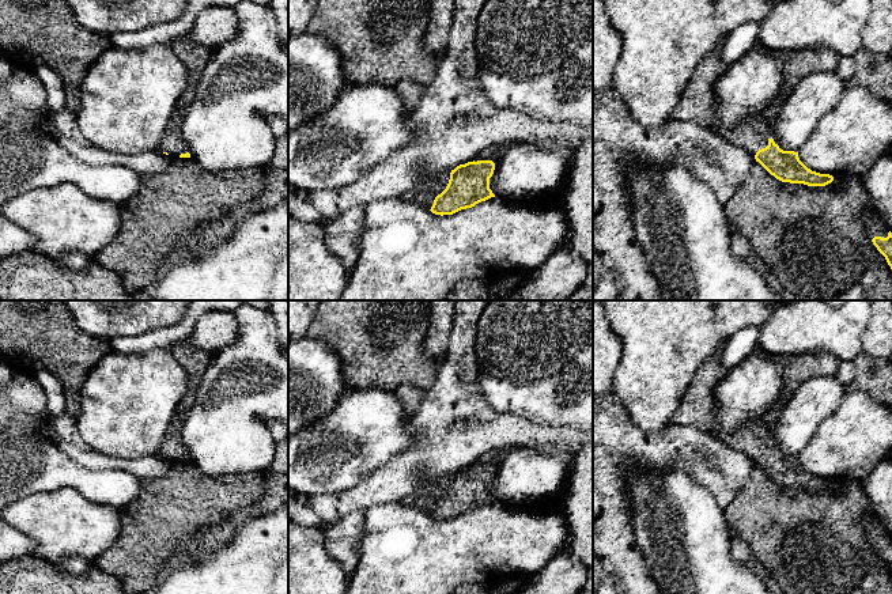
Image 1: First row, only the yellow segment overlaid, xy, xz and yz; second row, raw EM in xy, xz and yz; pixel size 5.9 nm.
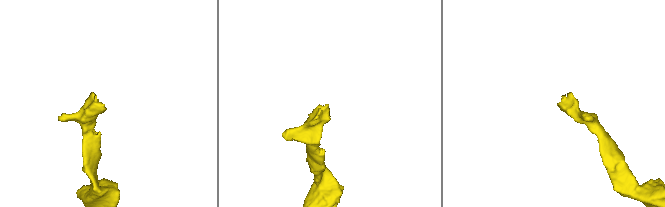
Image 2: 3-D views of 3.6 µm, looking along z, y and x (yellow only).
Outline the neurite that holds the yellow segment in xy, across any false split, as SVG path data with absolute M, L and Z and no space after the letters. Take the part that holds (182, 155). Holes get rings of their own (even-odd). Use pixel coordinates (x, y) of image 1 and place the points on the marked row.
M188 37L175 39L170 48L178 60L186 67L189 80L166 125L166 130L159 143L159 150L163 154L170 155L173 159L190 158L188 144L181 136L181 124L196 95L197 82L207 63L213 57L215 49L200 46Z

